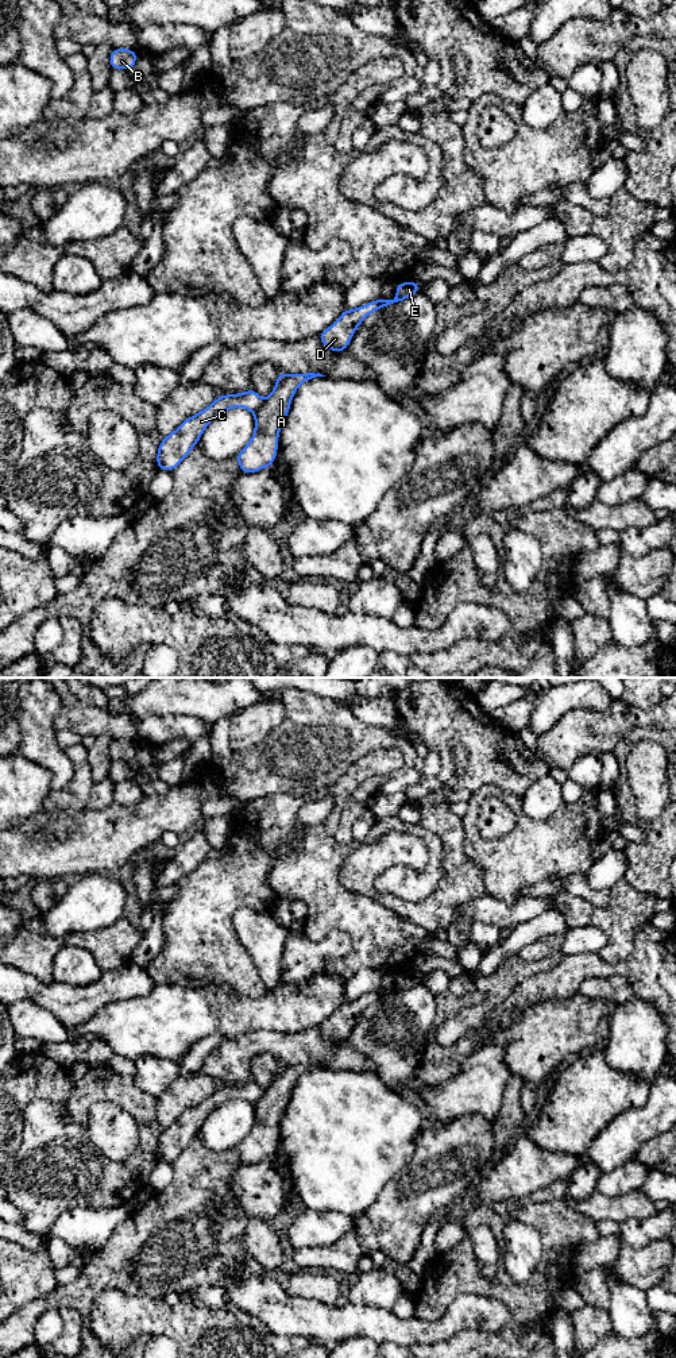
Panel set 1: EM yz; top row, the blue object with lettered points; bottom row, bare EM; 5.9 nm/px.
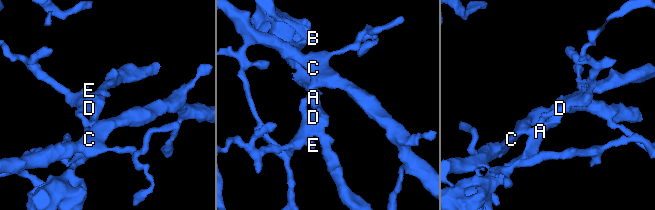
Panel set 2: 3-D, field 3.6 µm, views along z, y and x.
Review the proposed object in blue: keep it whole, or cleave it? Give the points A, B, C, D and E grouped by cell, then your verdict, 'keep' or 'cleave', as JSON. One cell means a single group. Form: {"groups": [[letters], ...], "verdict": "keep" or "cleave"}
{"groups": [["A", "B", "D"], ["C", "E"]], "verdict": "cleave"}

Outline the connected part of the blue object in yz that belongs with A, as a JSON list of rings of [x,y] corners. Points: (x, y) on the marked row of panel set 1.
[[[320,373],[289,374],[254,413],[255,429],[252,439],[236,456],[242,474],[256,472],[274,464],[279,431],[287,417],[291,398],[301,383],[316,377],[325,375]]]

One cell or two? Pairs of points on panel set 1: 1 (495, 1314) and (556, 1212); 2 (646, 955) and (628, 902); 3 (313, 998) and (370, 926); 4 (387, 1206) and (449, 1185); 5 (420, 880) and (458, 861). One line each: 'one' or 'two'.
1: two
2: two
3: two
4: one
5: two

